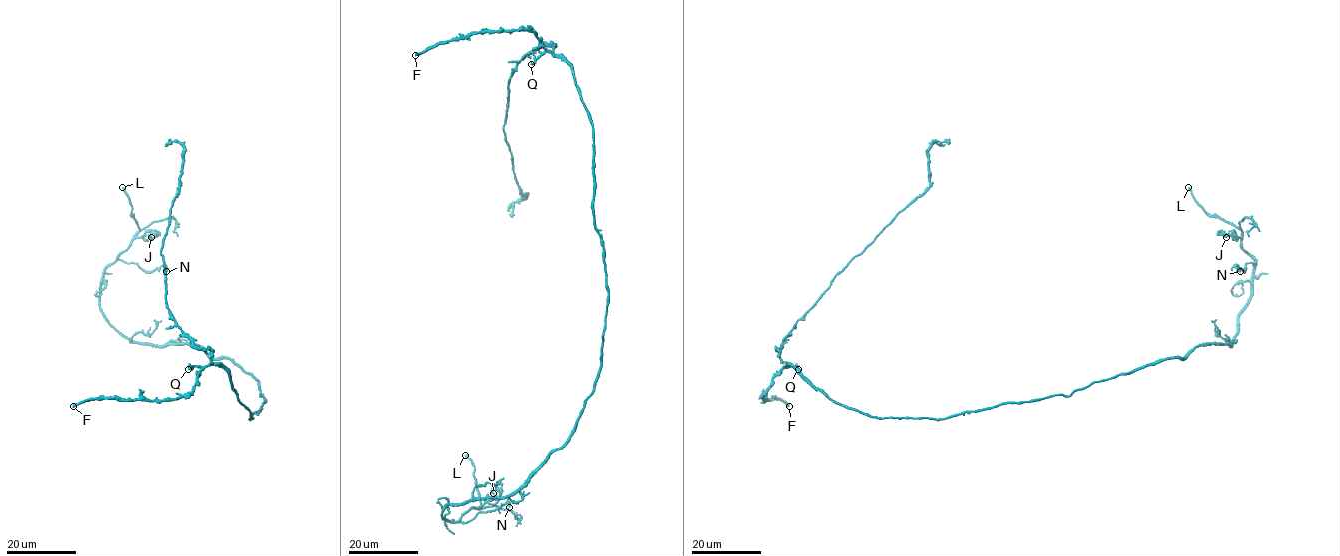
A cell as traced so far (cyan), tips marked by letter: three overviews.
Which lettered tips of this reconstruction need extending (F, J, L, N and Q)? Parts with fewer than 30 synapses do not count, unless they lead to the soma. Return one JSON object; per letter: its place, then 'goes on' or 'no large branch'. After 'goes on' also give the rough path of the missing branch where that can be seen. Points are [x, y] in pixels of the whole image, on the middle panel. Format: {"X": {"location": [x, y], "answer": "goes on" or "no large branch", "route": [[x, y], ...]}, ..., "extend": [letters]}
{"F": {"location": [415, 55], "answer": "goes on"}, "J": {"location": [493, 493], "answer": "no large branch"}, "L": {"location": [465, 455], "answer": "goes on"}, "N": {"location": [509, 507], "answer": "no large branch"}, "Q": {"location": [531, 64], "answer": "no large branch"}, "extend": ["F", "L"]}

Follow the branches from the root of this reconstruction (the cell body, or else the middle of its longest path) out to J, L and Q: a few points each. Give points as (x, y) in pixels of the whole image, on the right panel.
J: (982, 409), (1069, 396), (1185, 357), (1195, 347), (1231, 345), (1255, 261), (1240, 238), (1224, 231), (1226, 237)
L: (982, 409), (1069, 396), (1195, 347), (1231, 345), (1255, 261), (1241, 232), (1210, 216), (1188, 187)
Q: (982, 409), (941, 419), (871, 417), (833, 402), (794, 367), (784, 366), (798, 369)

